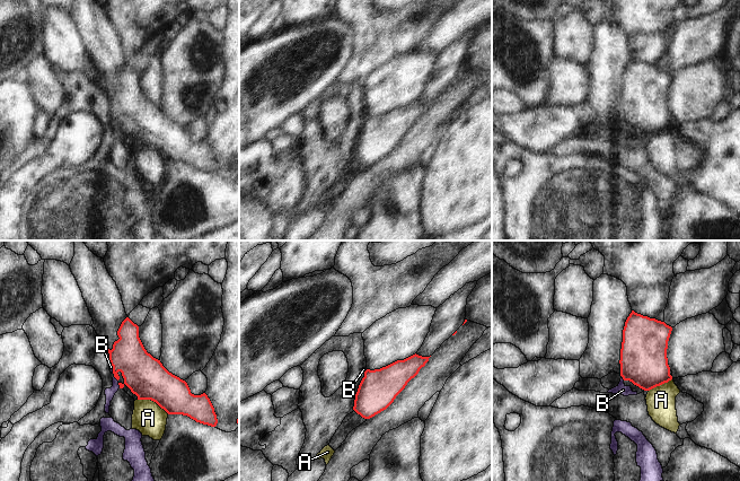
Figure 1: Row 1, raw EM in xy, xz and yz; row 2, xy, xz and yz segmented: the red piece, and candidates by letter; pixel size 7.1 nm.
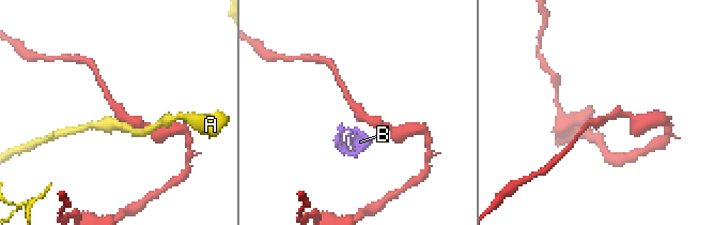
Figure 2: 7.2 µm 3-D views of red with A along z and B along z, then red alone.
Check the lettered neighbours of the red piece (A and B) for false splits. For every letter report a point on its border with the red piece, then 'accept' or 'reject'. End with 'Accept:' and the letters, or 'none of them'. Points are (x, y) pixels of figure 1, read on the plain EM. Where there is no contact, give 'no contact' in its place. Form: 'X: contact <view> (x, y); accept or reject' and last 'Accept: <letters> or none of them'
A: contact xy (153, 148); reject
B: contact xy (119, 131); reject
Accept: none of them

